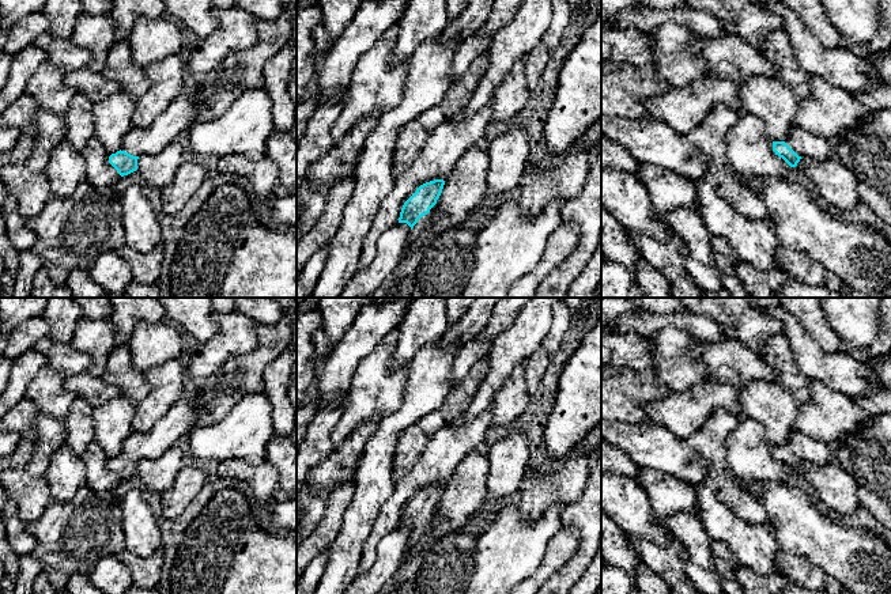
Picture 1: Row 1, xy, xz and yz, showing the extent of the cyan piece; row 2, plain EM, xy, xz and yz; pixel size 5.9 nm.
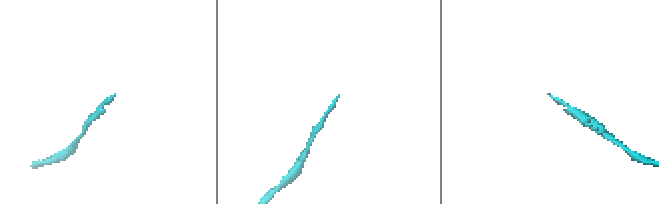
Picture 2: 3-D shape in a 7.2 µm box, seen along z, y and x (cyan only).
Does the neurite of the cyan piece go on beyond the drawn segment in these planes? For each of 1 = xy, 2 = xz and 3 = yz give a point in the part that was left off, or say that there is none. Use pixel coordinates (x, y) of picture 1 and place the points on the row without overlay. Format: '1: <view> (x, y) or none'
1: xy (184, 416)
2: xz (423, 526)
3: yz (805, 449)

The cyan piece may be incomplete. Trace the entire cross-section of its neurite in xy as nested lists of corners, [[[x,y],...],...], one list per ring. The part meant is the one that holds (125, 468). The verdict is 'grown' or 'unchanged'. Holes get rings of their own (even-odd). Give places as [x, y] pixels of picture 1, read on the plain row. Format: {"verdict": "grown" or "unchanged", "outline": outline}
{"verdict": "grown", "outline": [[[193,389],[148,431],[133,432],[122,442],[121,454],[109,461],[109,468],[121,481],[137,474],[137,464],[141,459],[155,459],[189,432],[201,425],[199,404],[195,401]]]}

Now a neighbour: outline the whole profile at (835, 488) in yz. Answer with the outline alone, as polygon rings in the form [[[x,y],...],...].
[[[801,462],[796,472],[827,508],[841,515],[853,515],[862,507],[854,478],[838,464],[815,466]]]

